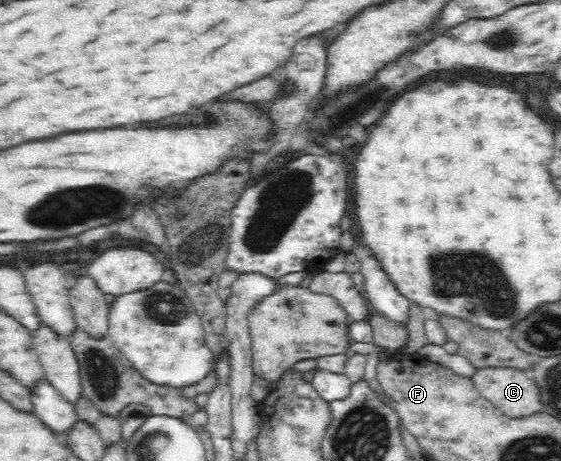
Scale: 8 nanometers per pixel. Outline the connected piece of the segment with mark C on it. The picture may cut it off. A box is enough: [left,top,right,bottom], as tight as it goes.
[470,368,544,418]

